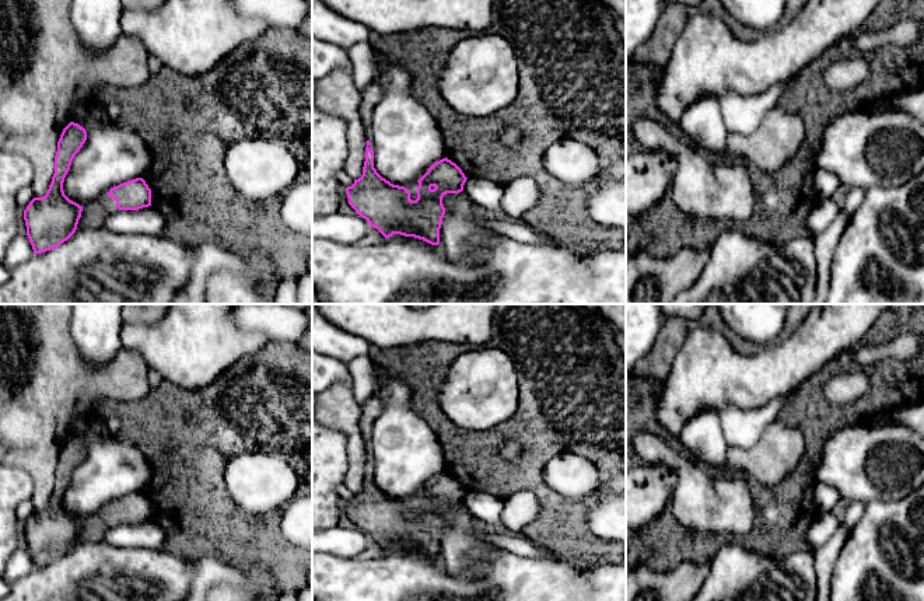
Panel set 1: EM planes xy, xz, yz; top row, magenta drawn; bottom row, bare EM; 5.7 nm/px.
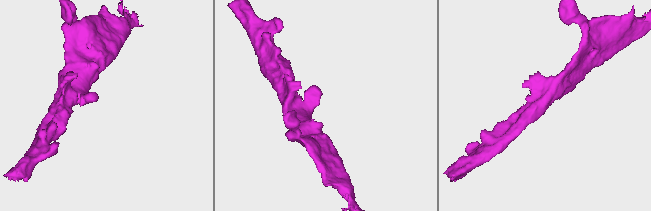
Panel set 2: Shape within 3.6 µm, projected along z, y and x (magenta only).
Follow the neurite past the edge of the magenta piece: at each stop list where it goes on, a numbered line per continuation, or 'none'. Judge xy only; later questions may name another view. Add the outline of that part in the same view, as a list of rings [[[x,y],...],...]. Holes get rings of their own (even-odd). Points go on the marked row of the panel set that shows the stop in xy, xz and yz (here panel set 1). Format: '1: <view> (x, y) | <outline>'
1: xy (93, 215) | [[[105,191],[97,200],[83,206],[81,217],[77,228],[98,228],[102,227],[104,219],[108,213],[118,212],[116,200],[108,196]]]

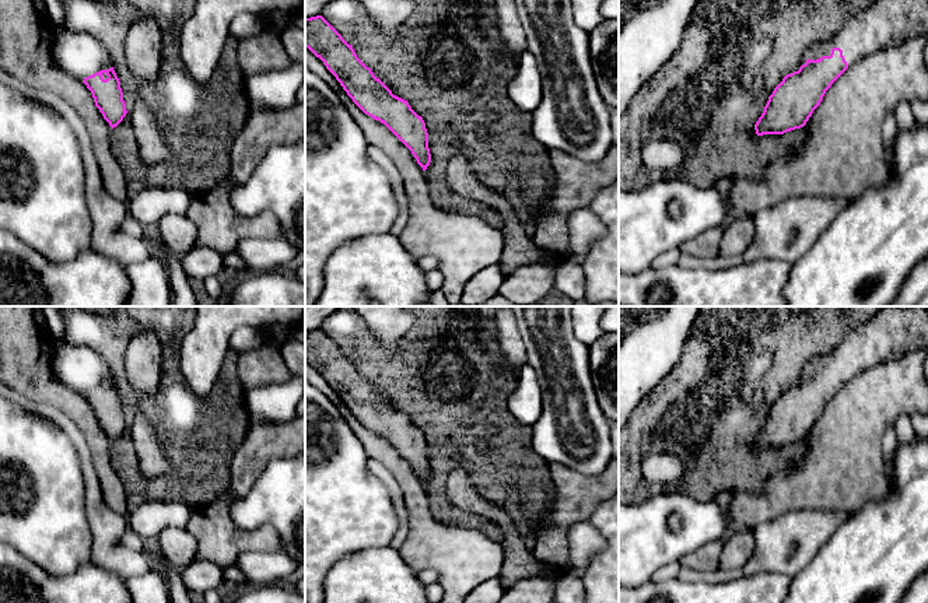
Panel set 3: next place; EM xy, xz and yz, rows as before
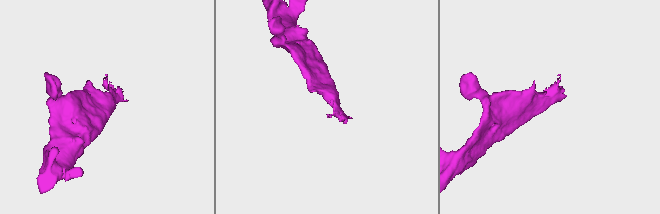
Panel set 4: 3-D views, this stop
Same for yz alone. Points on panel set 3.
1: yz (885, 23) | [[[876,0],[831,39],[815,46],[808,57],[830,56],[837,46],[851,67],[878,50],[918,36],[928,36],[928,0]]]

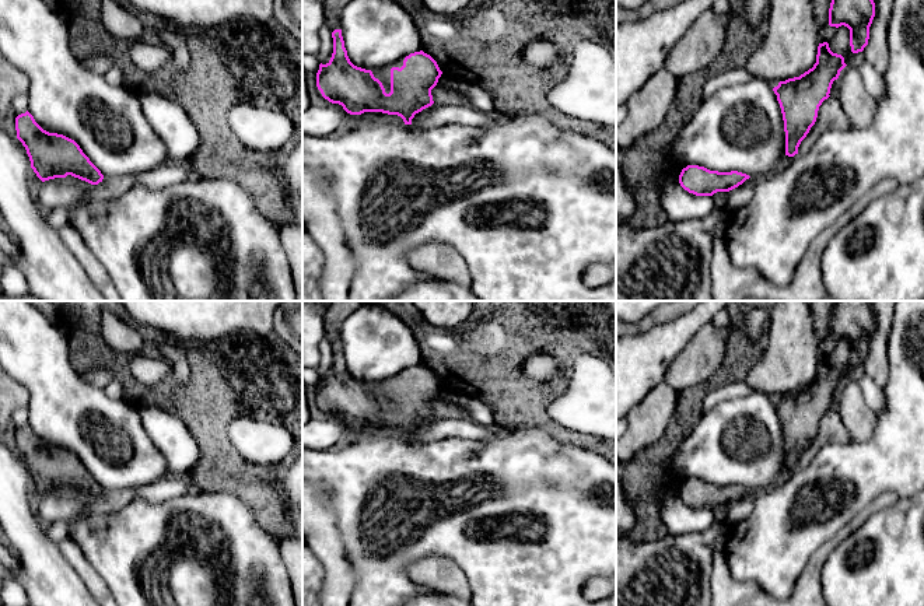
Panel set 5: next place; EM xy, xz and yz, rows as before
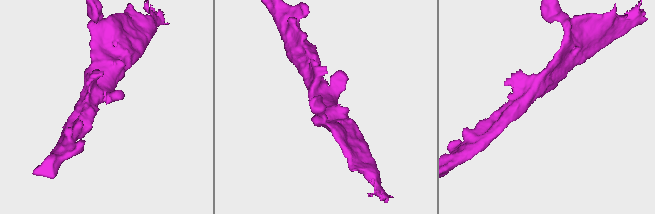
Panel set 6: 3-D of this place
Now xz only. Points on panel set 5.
1: xz (333, 9) | [[[325,0],[323,1],[323,11],[325,11],[325,24],[330,28],[333,32],[335,29],[340,29],[340,20],[343,8],[350,3],[351,0]]]
2: xz (382, 73) | [[[402,57],[396,62],[392,62],[389,64],[384,66],[384,67],[372,70],[374,77],[378,78],[382,83],[386,94],[391,92],[391,69],[392,67],[400,69],[403,66],[403,60],[405,60],[405,57]]]

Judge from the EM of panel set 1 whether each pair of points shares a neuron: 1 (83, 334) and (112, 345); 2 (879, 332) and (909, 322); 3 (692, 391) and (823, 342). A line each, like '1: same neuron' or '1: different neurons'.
1: same neuron
2: same neuron
3: same neuron

